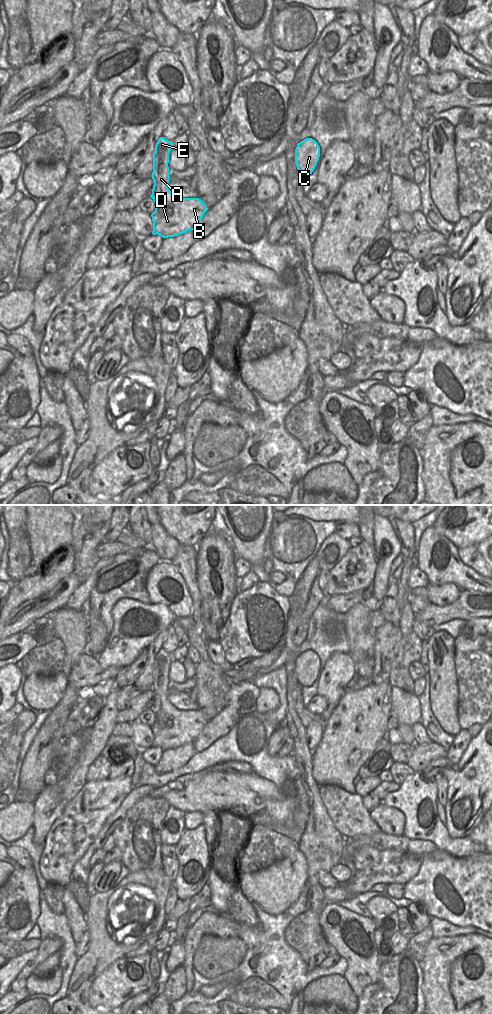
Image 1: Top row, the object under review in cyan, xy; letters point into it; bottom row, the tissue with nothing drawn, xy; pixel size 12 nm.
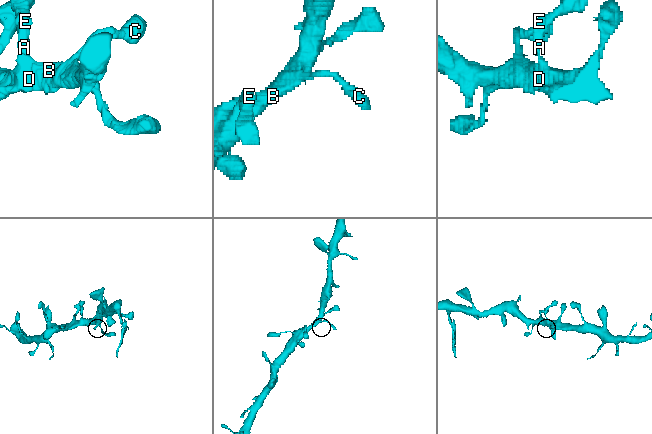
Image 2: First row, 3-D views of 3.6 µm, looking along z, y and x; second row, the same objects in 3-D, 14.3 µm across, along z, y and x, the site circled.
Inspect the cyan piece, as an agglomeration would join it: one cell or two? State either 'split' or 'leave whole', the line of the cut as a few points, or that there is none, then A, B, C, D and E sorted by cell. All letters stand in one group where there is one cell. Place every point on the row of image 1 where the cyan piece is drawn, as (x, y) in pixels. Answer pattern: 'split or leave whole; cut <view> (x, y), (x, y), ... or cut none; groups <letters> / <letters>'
leave whole; cut none; groups A B C D E

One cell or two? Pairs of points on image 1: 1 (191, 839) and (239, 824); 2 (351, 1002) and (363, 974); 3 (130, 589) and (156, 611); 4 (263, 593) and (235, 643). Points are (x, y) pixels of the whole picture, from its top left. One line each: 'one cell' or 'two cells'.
1: two cells
2: two cells
3: two cells
4: one cell

